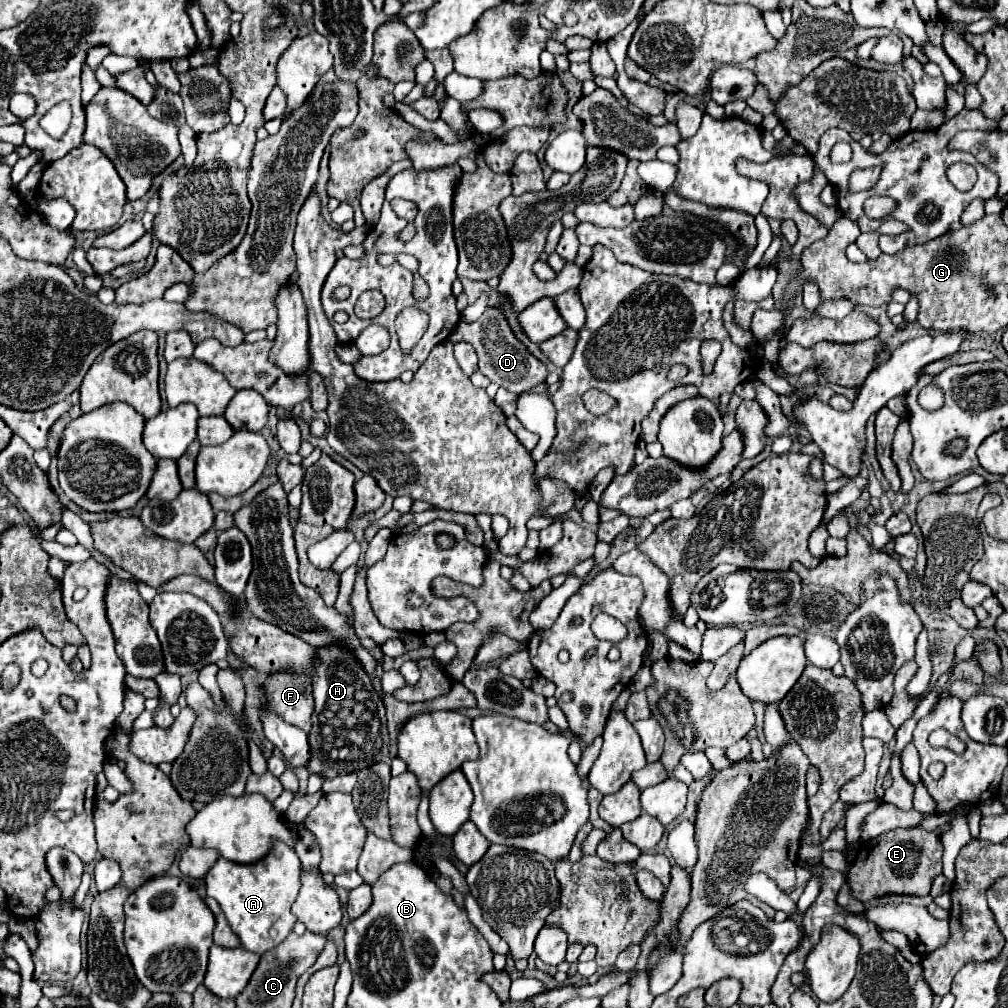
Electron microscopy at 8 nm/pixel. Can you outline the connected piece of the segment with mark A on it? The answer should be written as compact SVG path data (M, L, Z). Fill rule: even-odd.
M278 845L274 851L264 855L256 863L232 863L224 857L220 857L214 867L206 873L206 891L210 897L214 897L232 931L240 937L242 947L248 951L254 951L258 955L274 949L278 943L282 943L296 923L296 917L292 915L290 907L296 899L296 893L300 889L300 859L288 845Z

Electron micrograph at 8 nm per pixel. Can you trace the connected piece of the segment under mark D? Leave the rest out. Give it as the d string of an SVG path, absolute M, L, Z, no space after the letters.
M488 307L482 313L482 317L478 321L474 321L474 323L466 323L462 319L460 323L456 323L456 327L454 327L454 331L450 333L448 339L450 341L466 341L466 343L470 343L476 349L478 359L480 359L478 371L482 375L486 375L490 381L498 383L500 387L504 387L504 389L508 389L508 391L512 391L516 395L520 395L526 389L532 389L534 385L546 381L546 375L548 375L546 365L540 359L536 359L518 341L518 337L514 335L514 331L508 325L506 315L498 307Z

